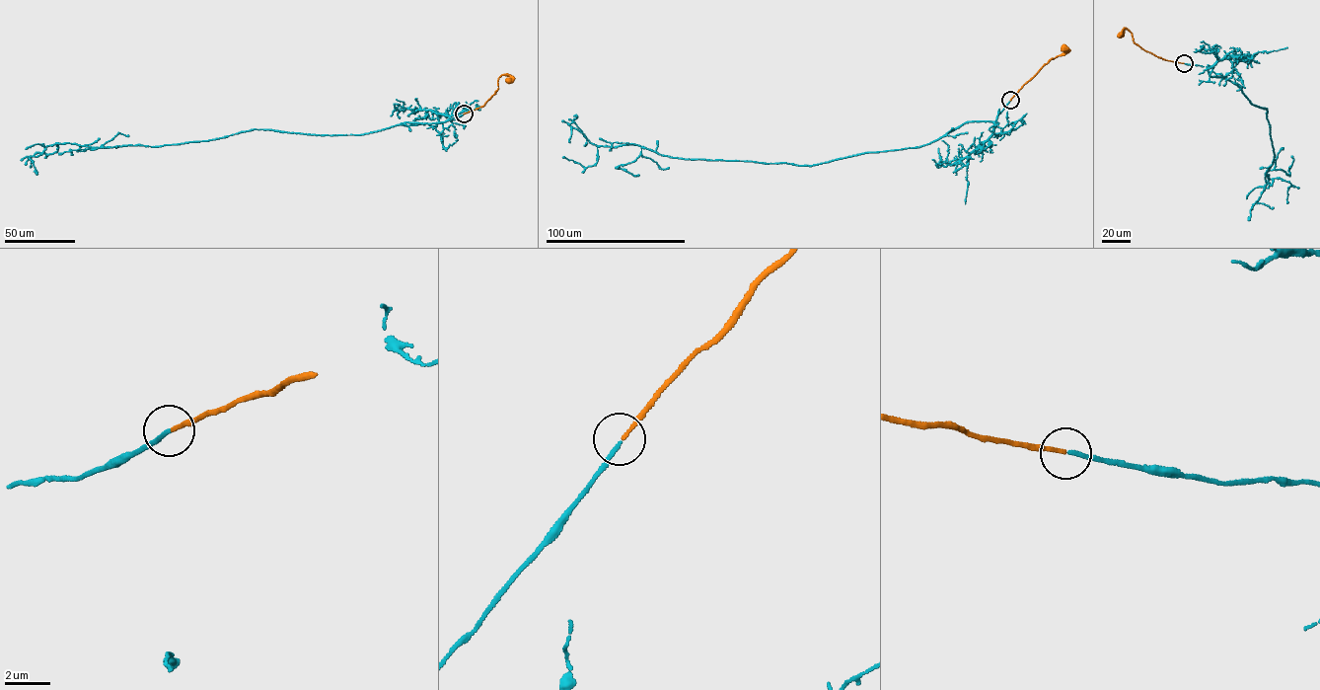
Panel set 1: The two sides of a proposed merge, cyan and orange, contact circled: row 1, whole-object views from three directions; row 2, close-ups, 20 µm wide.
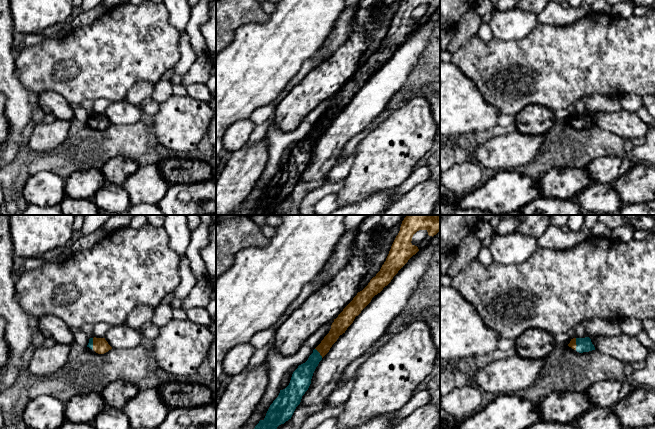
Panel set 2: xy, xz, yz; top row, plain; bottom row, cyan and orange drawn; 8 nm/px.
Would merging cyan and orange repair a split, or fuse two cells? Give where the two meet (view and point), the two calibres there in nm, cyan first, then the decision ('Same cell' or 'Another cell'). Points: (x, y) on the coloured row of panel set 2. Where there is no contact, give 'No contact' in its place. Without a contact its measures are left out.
Touches cyan at yz (576, 344). Thickness 110 nm (cyan) against 60 nm. Same cell

